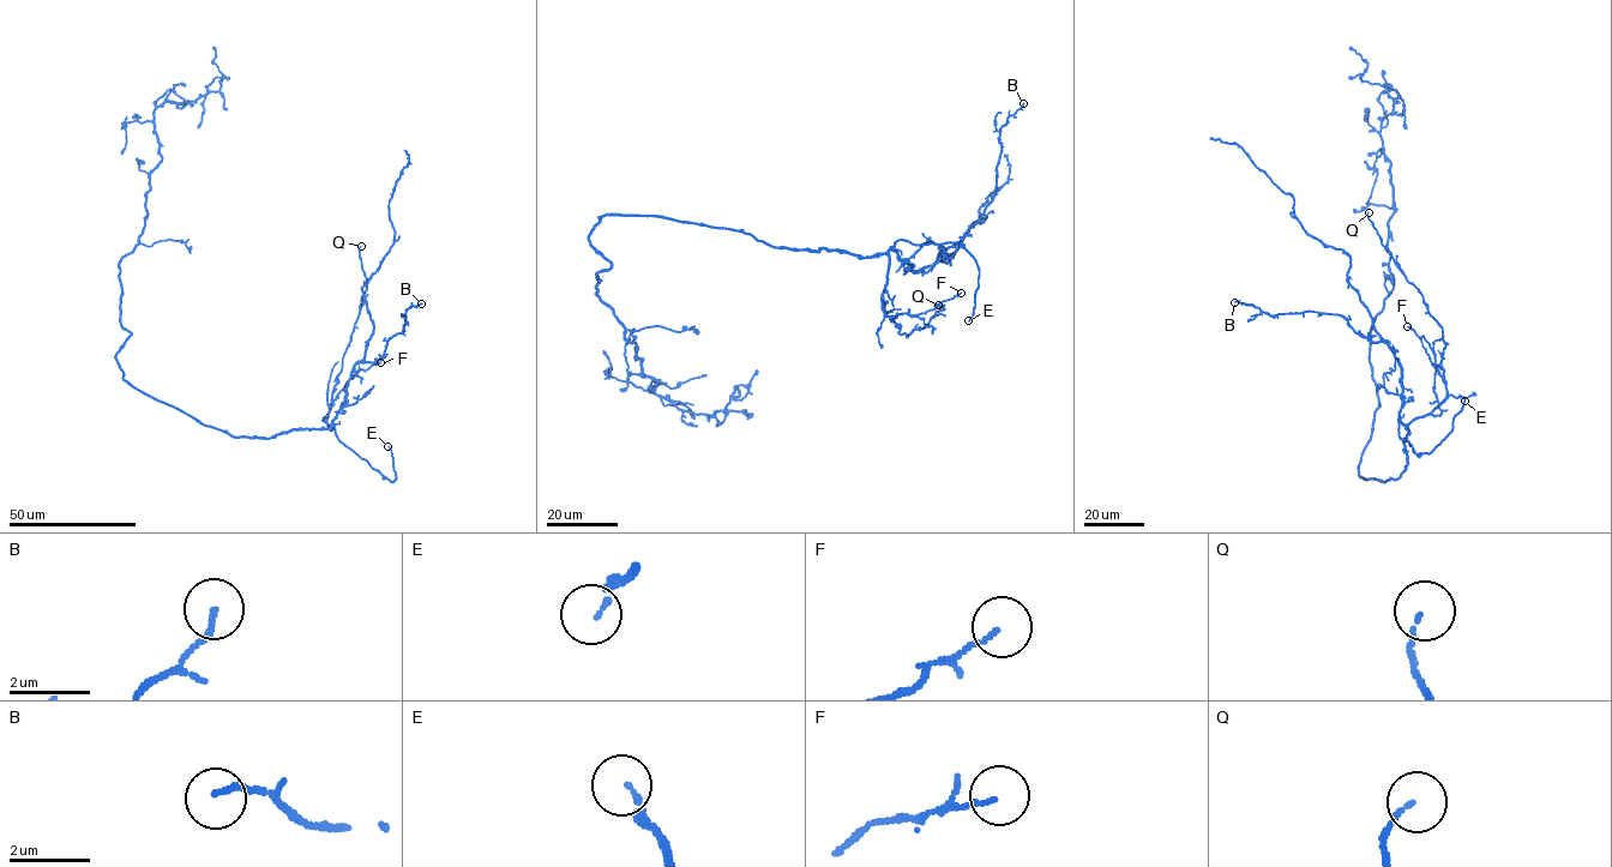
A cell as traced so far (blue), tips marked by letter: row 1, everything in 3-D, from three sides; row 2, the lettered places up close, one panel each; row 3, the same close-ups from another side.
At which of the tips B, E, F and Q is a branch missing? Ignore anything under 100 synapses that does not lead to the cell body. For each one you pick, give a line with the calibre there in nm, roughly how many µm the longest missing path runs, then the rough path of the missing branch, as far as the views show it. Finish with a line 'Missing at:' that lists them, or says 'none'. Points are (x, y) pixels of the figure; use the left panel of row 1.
E: 100 nm thick; about 45 µm are missing; missing branch runs (388, 446), (372, 427), (382, 404), (382, 391), (377, 386)
Missing at: E

